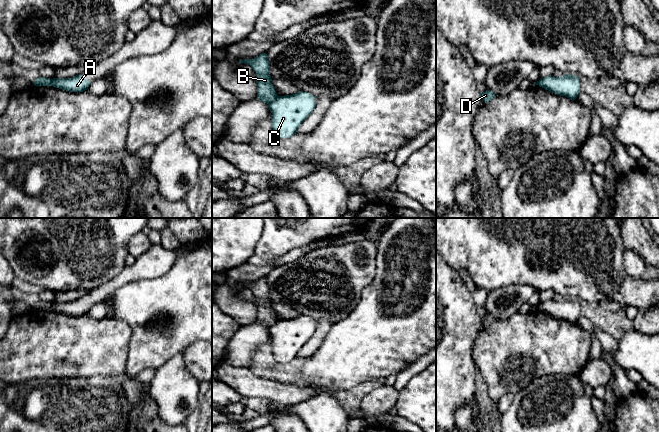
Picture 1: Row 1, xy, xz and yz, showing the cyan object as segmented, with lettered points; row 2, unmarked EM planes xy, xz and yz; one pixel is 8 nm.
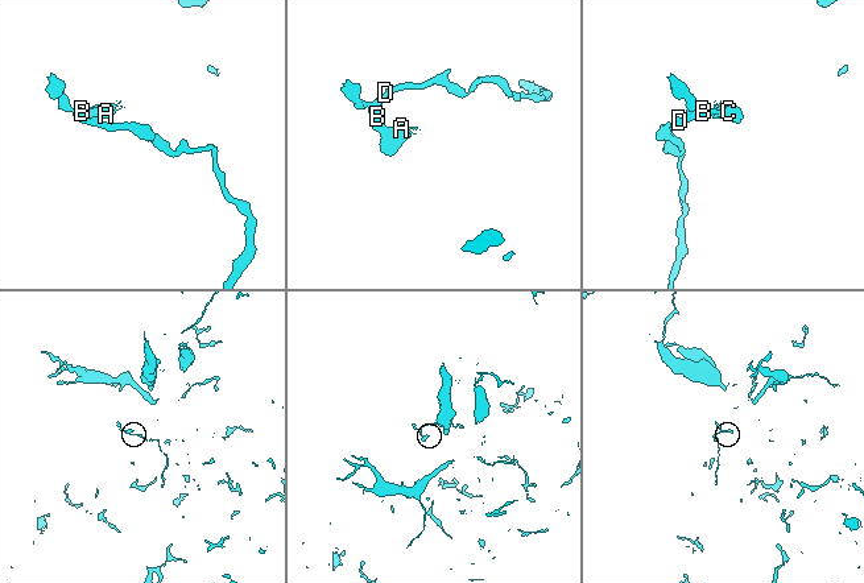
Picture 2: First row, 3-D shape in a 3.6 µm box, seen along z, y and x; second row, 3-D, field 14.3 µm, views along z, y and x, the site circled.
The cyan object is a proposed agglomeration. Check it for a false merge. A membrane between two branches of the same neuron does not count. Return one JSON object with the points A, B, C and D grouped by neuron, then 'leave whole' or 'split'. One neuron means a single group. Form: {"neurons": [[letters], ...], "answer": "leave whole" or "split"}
{"neurons": [["A", "C"], ["B", "D"]], "answer": "split"}

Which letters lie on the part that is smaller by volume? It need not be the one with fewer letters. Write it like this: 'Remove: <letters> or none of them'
Remove: B, D

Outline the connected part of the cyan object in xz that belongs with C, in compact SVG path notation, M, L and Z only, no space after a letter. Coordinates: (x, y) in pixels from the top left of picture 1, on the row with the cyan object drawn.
M299 91L296 94L278 96L268 104L272 113L272 129L277 138L293 136L304 120L313 112L316 96Z

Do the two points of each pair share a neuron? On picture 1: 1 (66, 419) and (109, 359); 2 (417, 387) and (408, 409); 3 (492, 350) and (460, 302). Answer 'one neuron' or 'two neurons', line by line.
1: two neurons
2: one neuron
3: two neurons

